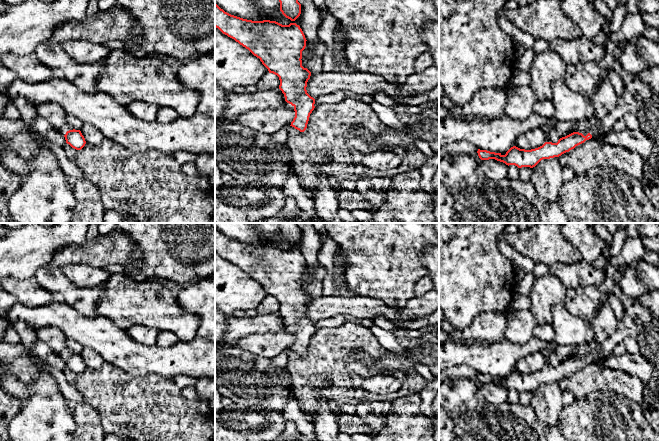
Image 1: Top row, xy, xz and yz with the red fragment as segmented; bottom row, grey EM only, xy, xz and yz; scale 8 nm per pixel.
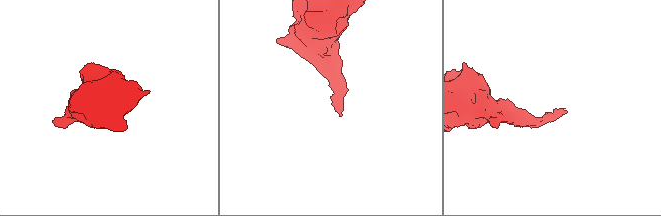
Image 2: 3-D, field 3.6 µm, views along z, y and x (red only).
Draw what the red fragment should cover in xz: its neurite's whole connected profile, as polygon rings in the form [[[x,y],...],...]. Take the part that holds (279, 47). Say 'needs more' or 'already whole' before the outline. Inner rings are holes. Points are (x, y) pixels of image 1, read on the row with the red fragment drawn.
already whole | [[[215,4],[215,27],[259,58],[269,73],[279,77],[279,89],[295,111],[290,126],[304,132],[315,108],[315,99],[306,90],[311,72],[302,66],[302,51],[307,40],[300,26],[243,19]]]

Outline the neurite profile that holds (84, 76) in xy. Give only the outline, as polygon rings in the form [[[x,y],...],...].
[[[51,41],[38,44],[34,53],[49,68],[64,69],[65,78],[82,91],[87,93],[98,91],[96,79],[104,70],[105,59],[93,64],[73,63],[61,45]]]

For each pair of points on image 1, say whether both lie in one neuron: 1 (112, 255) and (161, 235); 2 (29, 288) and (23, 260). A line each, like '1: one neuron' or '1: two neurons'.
1: two neurons
2: two neurons

